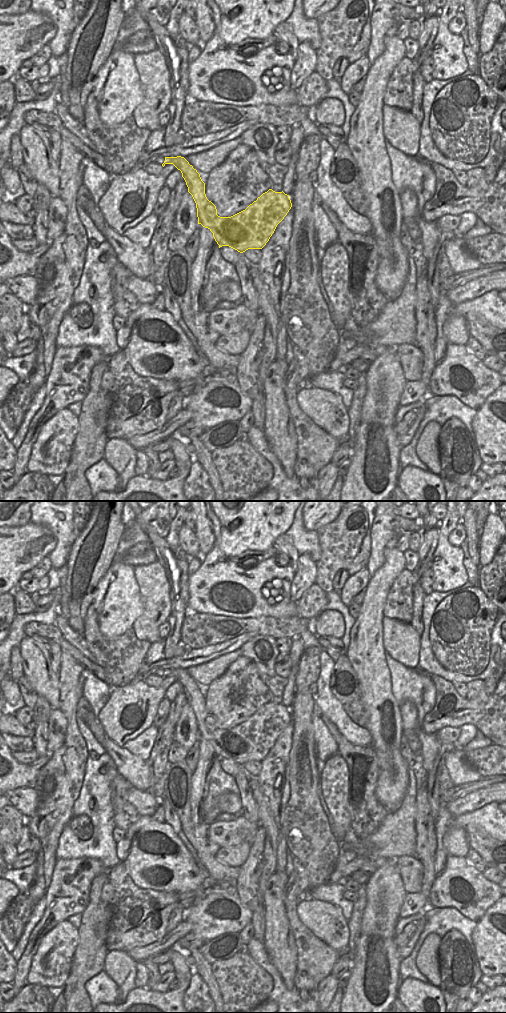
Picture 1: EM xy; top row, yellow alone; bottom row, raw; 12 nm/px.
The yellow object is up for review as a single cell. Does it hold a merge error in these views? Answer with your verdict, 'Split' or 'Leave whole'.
Leave whole

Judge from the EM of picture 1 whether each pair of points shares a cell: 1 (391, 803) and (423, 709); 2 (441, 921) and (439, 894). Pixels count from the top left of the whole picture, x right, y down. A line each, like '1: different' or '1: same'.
1: different
2: different

